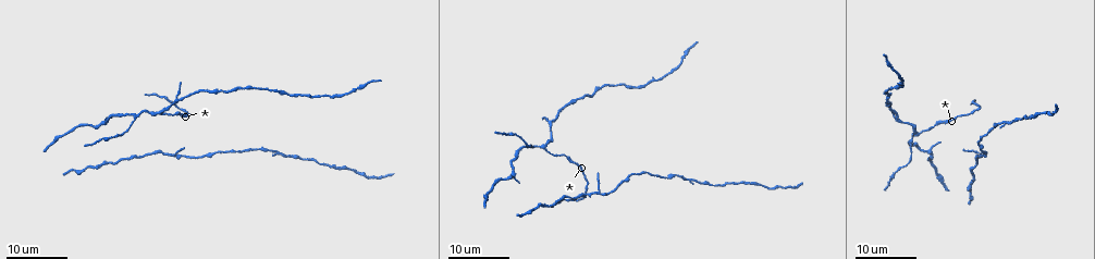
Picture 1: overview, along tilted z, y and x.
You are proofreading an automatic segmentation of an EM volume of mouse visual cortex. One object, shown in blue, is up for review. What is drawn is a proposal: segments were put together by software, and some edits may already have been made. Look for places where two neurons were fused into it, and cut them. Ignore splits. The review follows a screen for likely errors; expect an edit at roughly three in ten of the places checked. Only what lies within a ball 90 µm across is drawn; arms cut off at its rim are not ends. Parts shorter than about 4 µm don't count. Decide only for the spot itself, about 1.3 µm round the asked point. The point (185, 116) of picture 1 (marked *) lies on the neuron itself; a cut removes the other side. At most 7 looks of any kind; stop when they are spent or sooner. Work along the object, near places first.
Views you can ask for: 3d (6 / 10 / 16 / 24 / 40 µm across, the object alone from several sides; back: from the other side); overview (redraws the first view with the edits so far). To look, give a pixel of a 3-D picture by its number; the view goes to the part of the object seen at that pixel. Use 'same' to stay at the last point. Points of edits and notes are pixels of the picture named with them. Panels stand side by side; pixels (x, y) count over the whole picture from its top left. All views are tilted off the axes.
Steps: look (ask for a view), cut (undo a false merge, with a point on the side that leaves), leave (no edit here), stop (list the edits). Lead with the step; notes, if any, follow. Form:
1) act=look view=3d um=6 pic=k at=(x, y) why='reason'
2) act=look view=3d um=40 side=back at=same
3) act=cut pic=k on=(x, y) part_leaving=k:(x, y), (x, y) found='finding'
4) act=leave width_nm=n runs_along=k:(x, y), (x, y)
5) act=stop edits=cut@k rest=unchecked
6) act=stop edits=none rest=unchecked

act=look view=3d um=16 pic=1 at=(174, 154) why='two arms in line, one across'

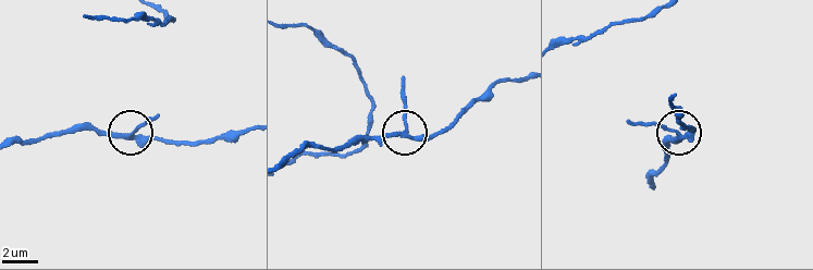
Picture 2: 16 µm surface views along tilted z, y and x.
act=look view=3d um=10 pic=2 at=(682, 135) why='zoom in'

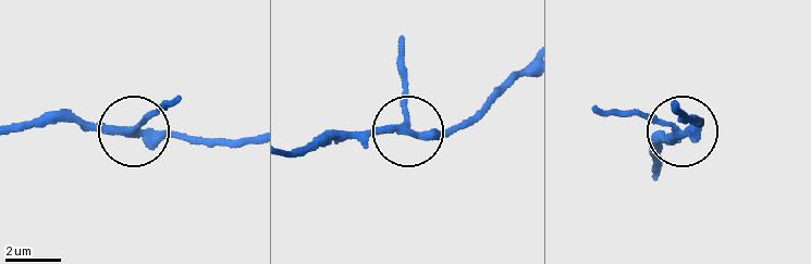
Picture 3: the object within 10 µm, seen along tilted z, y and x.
act=look view=3d um=6 pic=3 at=(681, 130)

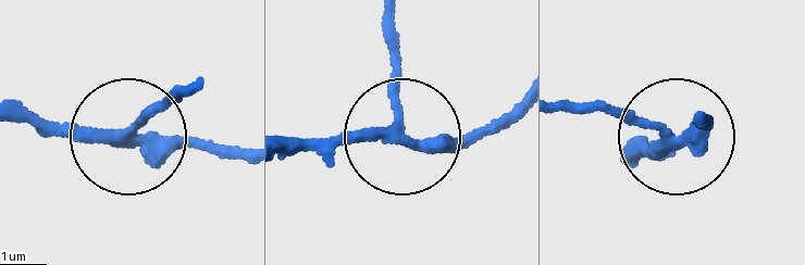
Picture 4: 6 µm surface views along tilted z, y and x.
act=leave arms=3 found='continuous, no second neuron'

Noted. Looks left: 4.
act=look view=3d um=16 pic=1 at=(168, 107)

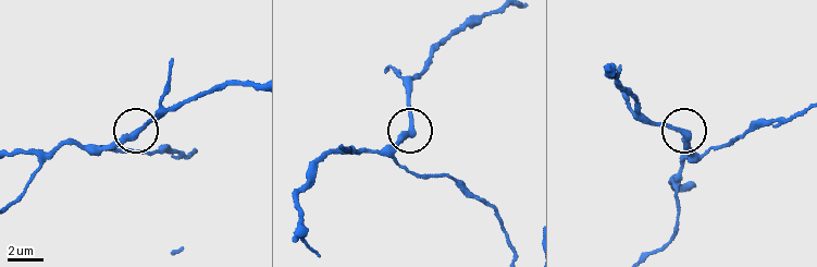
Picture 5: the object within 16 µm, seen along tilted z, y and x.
act=look view=3d um=10 pic=5 at=(413, 128) why='closer look'

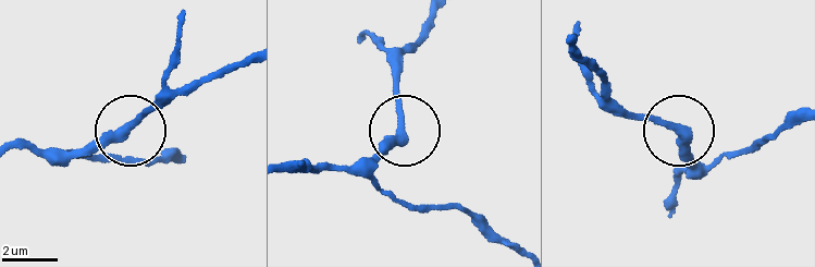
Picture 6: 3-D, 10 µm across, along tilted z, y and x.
act=leave runs_along=6:(518, 250), (385, 194), (397, 67) found='one neuron here'

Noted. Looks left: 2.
act=look view=3d um=16 pic=1 at=(183, 109) why='thick turns thin'

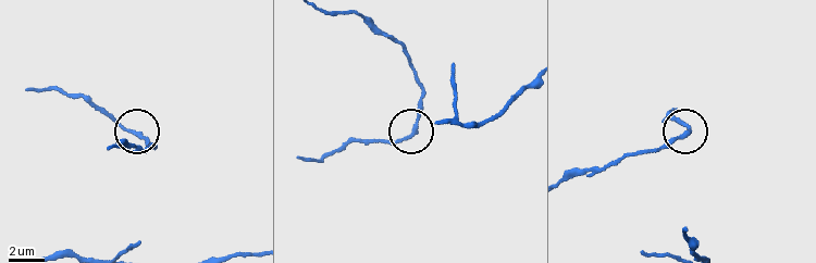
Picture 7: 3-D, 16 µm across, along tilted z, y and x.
act=look view=3d um=6 pic=7 at=(415, 128)

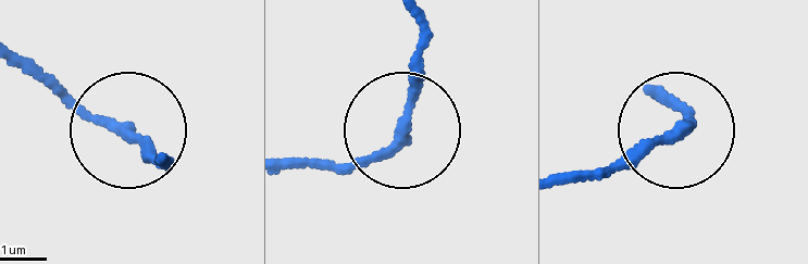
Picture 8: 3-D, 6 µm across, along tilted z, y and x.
act=leave found='continuous, no second neuron'

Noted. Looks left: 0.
act=stop edits=none rest=unchecked

